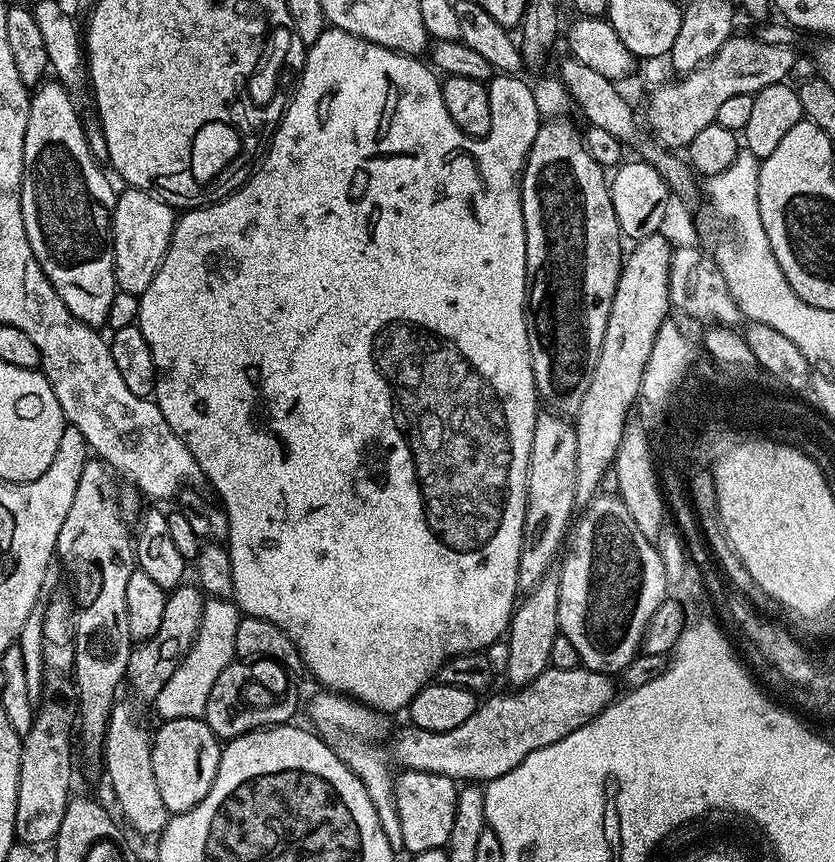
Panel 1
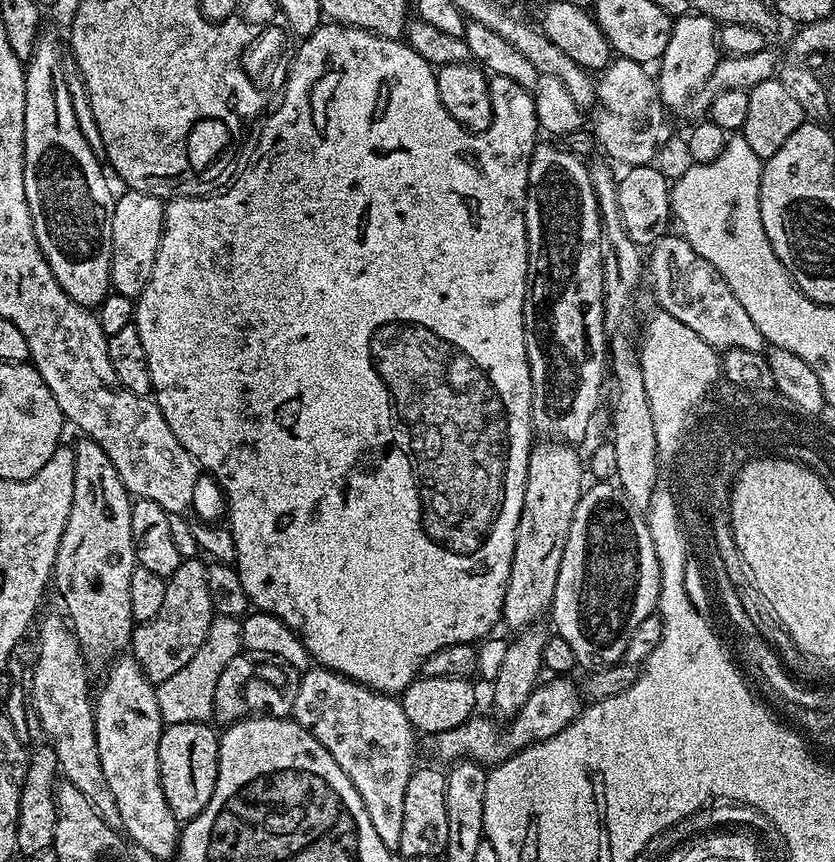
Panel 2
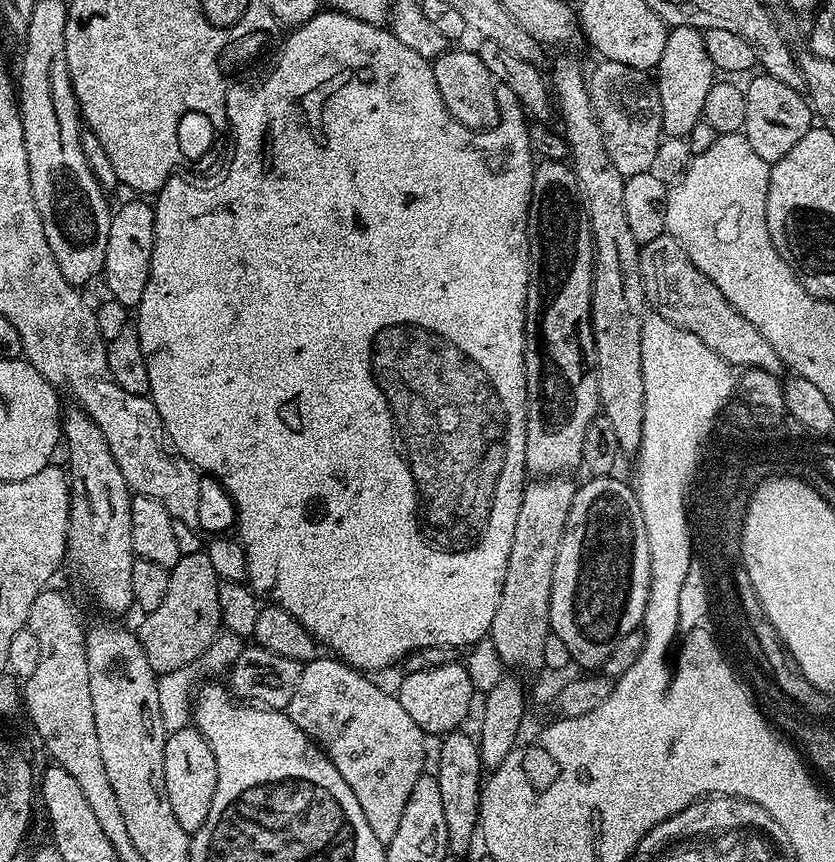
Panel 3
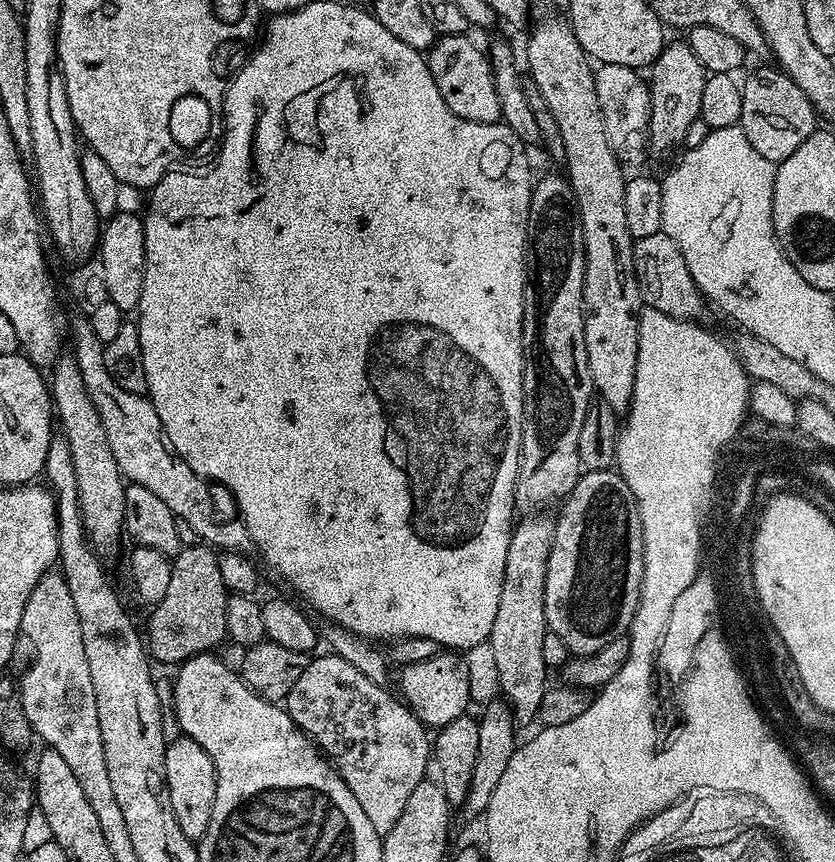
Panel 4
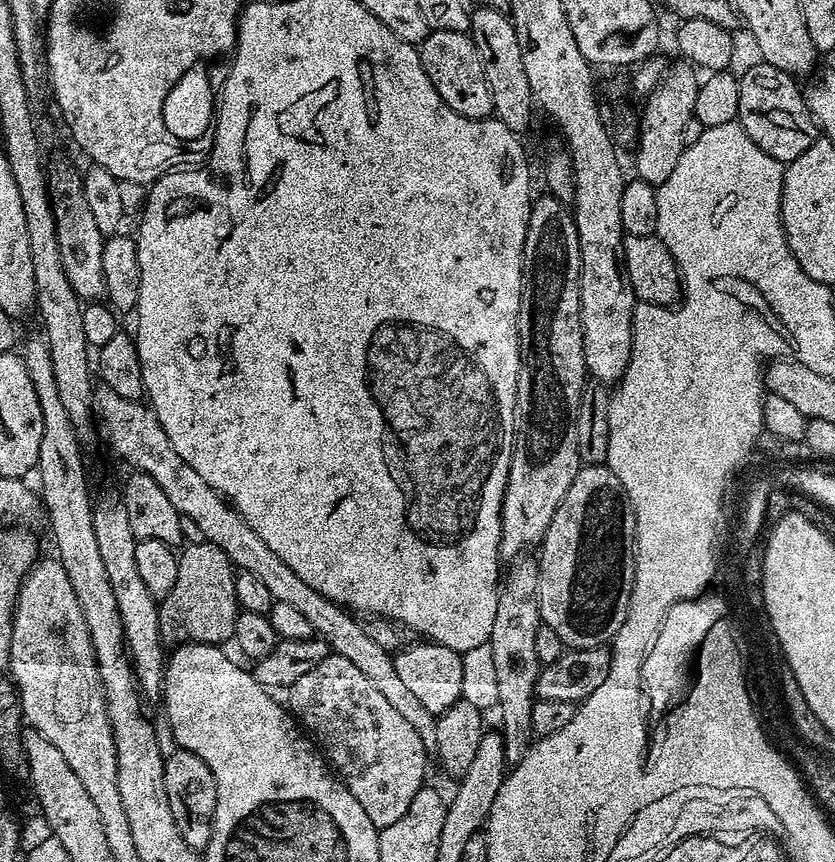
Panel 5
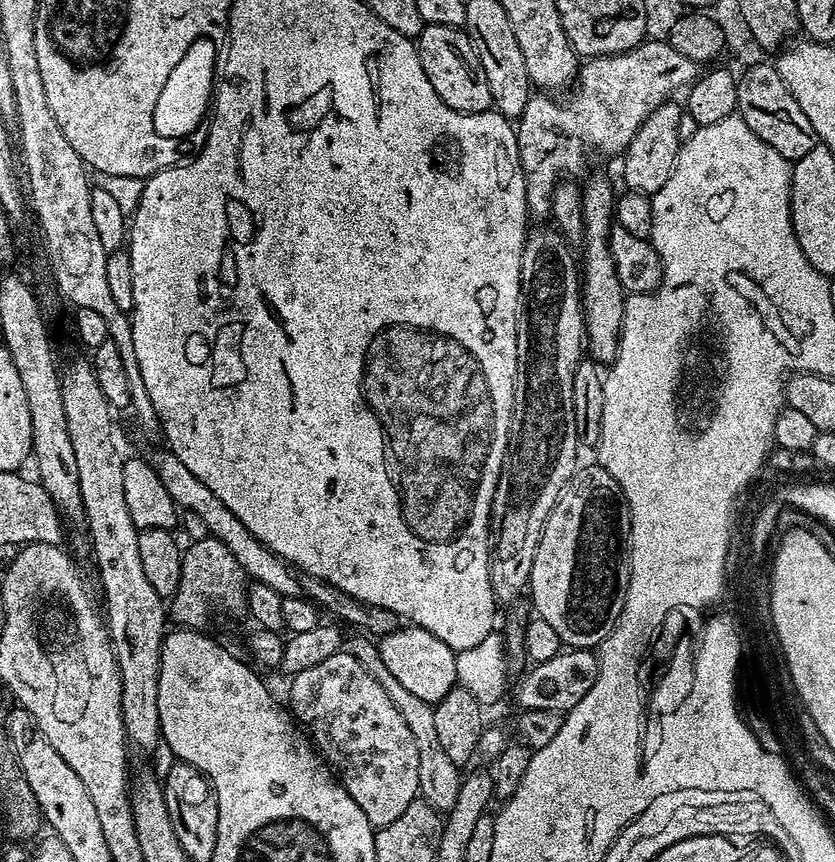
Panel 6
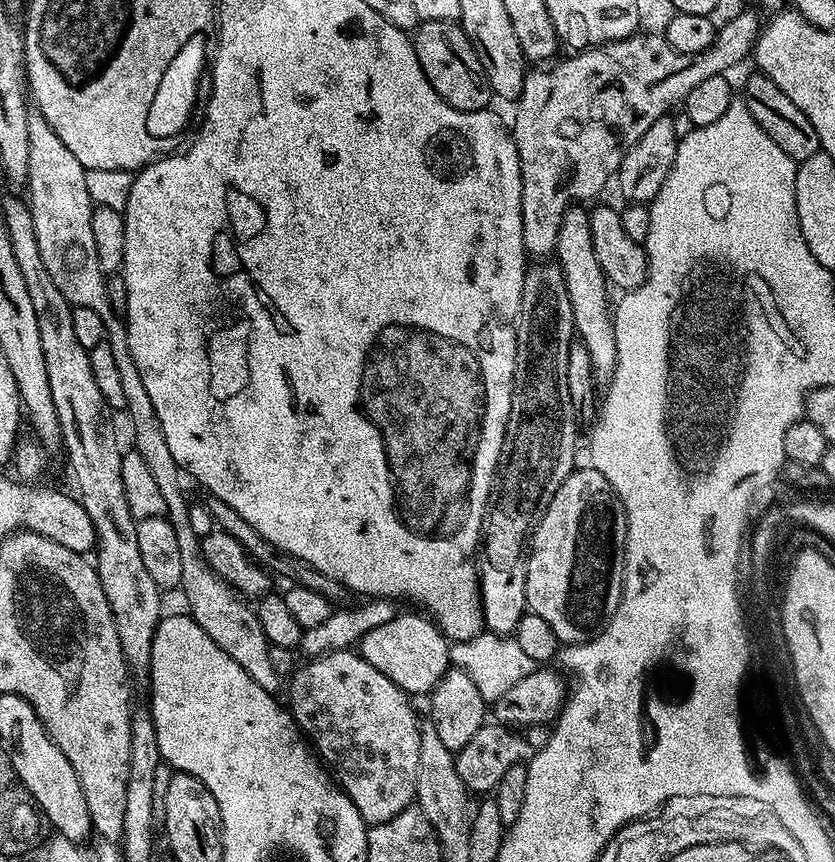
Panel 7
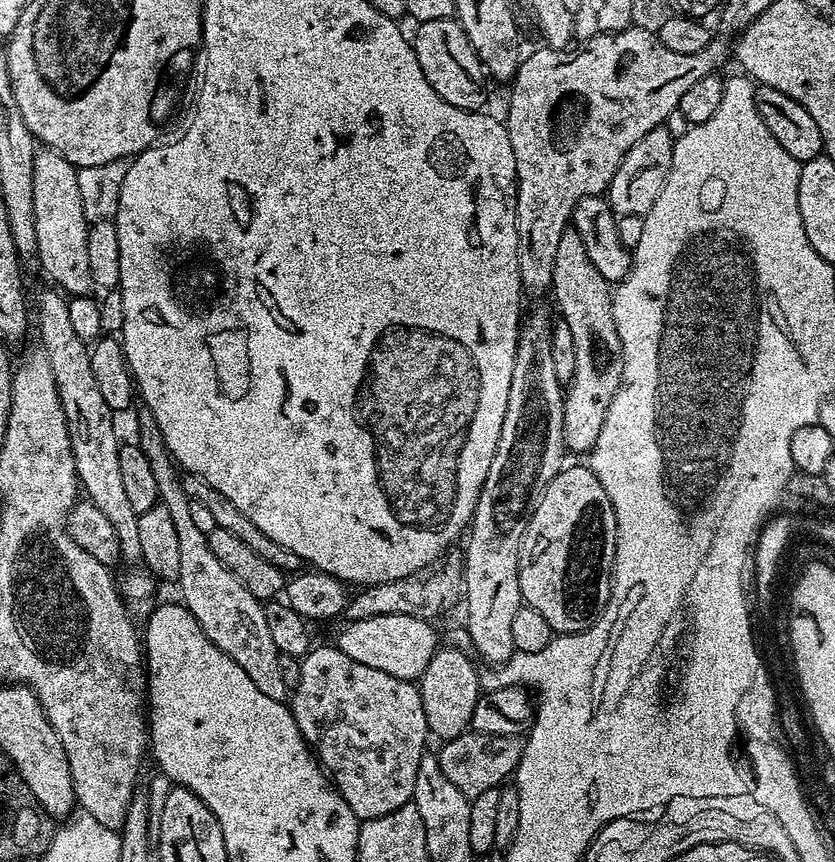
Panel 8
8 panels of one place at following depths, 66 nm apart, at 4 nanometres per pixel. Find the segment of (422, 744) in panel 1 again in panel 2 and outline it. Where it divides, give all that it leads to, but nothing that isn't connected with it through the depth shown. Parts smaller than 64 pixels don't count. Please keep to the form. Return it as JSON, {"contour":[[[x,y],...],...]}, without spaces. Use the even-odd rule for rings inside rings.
{"contour":[[[568,678],[546,680],[534,690],[534,694],[530,694],[530,698],[526,698],[526,706],[522,706],[522,710],[507,721],[508,728],[499,728],[494,721],[476,714],[462,726],[454,726],[454,730],[435,733],[437,754],[447,762],[475,760],[477,764],[495,766],[510,759],[515,752],[540,740],[554,738],[554,734],[566,730],[566,726],[570,726],[570,722],[574,722],[582,711],[581,689],[577,685],[575,688]]]}

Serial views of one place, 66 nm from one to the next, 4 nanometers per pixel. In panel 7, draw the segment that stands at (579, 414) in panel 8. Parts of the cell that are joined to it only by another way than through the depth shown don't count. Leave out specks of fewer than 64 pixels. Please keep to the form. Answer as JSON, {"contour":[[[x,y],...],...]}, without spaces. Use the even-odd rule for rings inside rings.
{"contour":[[[573,206],[566,210],[566,214],[562,214],[562,226],[558,226],[558,242],[556,243],[556,250],[554,253],[555,263],[559,264],[562,270],[562,278],[566,282],[566,294],[570,294],[570,310],[574,314],[574,322],[572,323],[575,335],[578,340],[585,344],[586,350],[590,354],[590,362],[593,364],[593,370],[595,375],[599,377],[601,381],[607,382],[612,379],[612,371],[616,368],[616,343],[614,342],[614,330],[612,329],[612,318],[613,313],[610,311],[610,304],[608,308],[608,291],[610,291],[610,285],[604,278],[604,271],[602,266],[598,266],[598,254],[594,254],[594,237],[590,235],[590,220],[589,220],[589,209],[584,206]]]}

